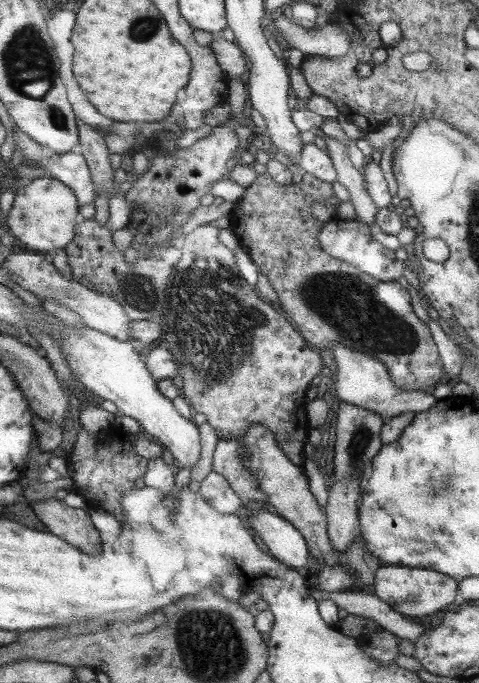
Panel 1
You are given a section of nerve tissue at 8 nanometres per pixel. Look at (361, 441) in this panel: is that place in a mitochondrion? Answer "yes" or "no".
yes

